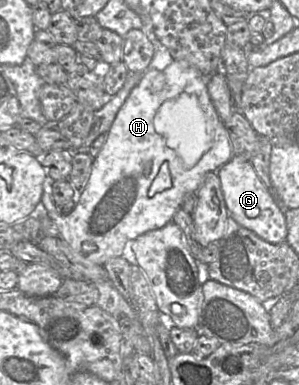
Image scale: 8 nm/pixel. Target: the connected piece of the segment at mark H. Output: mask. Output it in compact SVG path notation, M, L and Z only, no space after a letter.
M173 60L165 70L148 68L142 75L138 84L132 89L127 100L119 110L109 132L107 140L100 150L97 157L93 160L90 178L81 198L76 207L67 215L62 215L53 198L54 180L47 175L43 183L43 194L41 199L41 208L37 210L40 220L48 216L54 223L58 235L63 238L72 251L81 258L91 261L94 264L104 265L109 259L124 255L127 243L136 239L138 236L164 227L173 221L175 212L180 208L183 197L190 191L197 191L203 182L205 175L209 172L218 171L224 164L229 162L234 156L230 136L225 124L219 118L219 115L212 103L208 93L207 79L199 71L185 61Z

